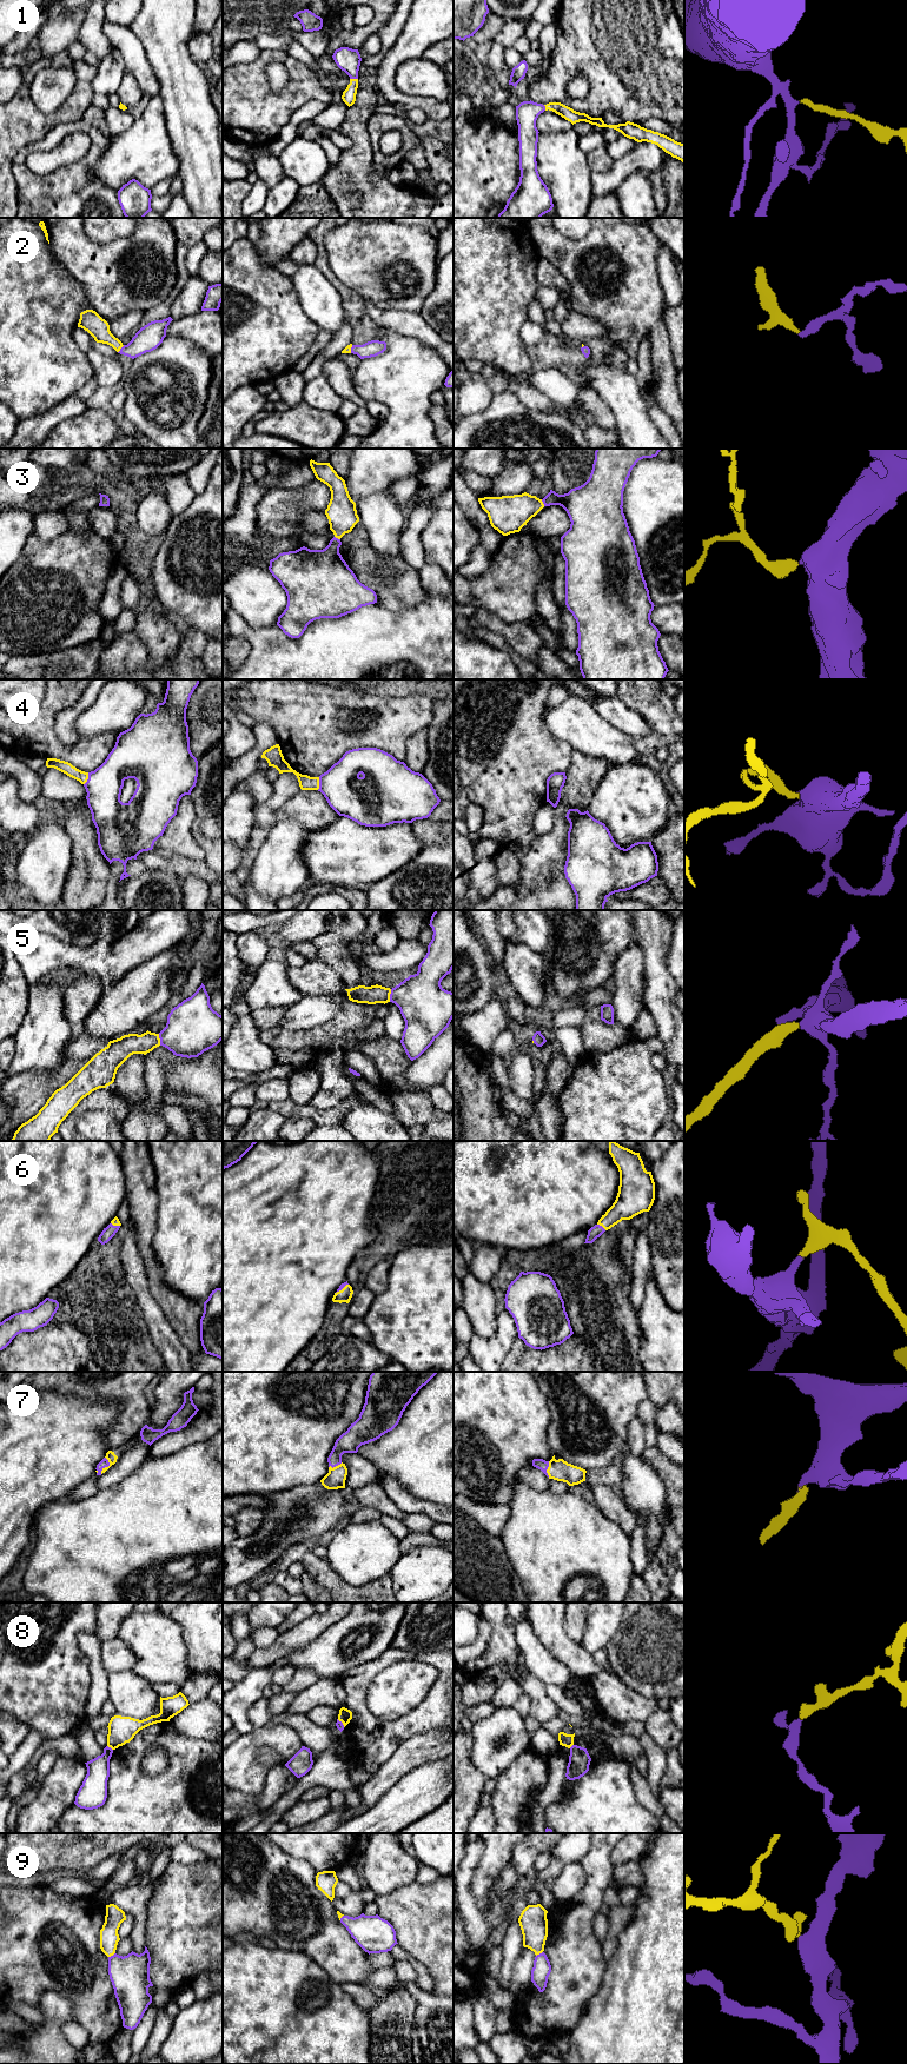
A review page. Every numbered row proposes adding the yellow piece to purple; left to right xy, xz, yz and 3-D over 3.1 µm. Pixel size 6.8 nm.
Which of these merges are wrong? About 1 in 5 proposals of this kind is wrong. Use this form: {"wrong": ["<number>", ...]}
{"wrong": ["8"]}

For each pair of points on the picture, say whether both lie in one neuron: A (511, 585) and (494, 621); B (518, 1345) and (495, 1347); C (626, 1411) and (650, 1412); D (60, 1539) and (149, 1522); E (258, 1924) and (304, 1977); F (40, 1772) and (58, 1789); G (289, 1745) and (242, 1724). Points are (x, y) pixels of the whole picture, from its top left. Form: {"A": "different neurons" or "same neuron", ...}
{"A": "different neurons", "B": "different neurons", "C": "different neurons", "D": "same neuron", "E": "different neurons", "F": "different neurons", "G": "different neurons"}

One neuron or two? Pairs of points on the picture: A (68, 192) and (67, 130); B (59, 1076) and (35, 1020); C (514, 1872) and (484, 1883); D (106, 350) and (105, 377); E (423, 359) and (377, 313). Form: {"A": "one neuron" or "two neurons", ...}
{"A": "one neuron", "B": "two neurons", "C": "two neurons", "D": "two neurons", "E": "two neurons"}

